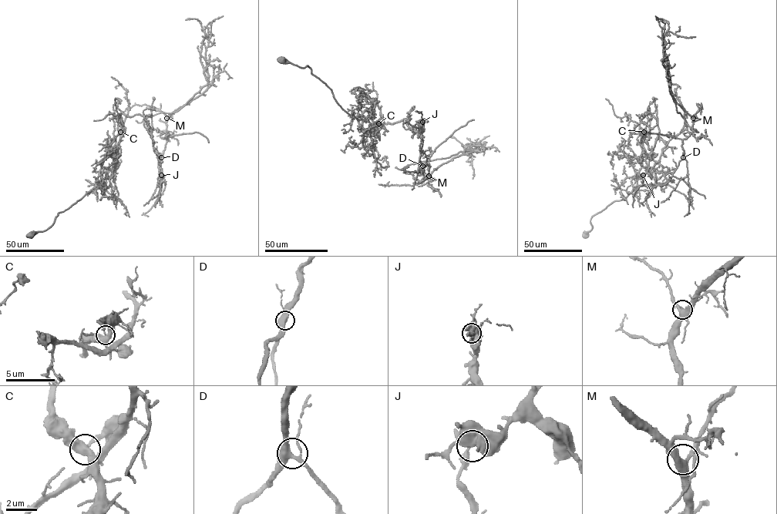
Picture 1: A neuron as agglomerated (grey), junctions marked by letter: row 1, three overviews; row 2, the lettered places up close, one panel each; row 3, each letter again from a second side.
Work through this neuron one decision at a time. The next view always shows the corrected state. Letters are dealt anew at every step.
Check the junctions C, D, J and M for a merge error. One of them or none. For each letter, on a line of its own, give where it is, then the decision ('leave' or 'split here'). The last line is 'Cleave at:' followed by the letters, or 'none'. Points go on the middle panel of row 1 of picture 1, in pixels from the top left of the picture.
C: place (378, 123); leave
D: place (422, 166); leave
J: place (422, 122); split here
M: place (428, 176); leave
Cleave at: J

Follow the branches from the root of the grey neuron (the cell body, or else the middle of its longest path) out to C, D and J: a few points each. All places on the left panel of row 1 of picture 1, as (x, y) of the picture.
C: (31, 235), (47, 230), (58, 213), (68, 209), (93, 187), (109, 143), (120, 132)
D: (31, 235), (47, 230), (95, 184), (121, 132), (122, 112), (148, 122), (160, 186), (161, 157)
J: (31, 235), (47, 230), (95, 184), (121, 132), (122, 112), (148, 122), (161, 175)

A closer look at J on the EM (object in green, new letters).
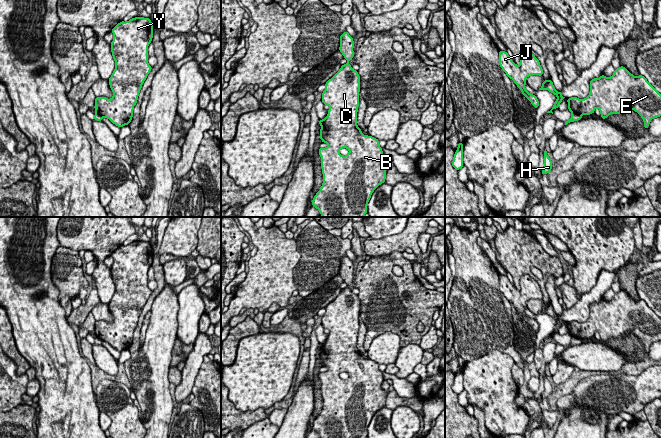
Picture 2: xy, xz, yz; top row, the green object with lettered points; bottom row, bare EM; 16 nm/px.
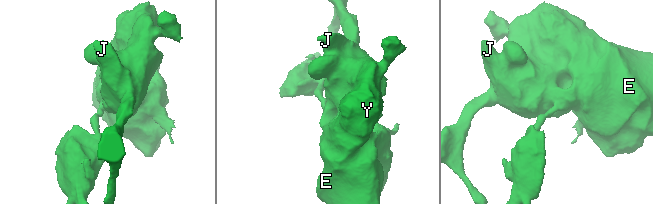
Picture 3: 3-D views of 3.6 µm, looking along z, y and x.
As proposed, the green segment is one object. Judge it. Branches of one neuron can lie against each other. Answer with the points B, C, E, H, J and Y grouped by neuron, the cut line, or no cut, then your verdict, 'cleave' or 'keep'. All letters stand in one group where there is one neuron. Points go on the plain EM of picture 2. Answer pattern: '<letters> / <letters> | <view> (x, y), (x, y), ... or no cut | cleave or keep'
B C E J Y / H | yz (571, 336), (580, 339) | cleave

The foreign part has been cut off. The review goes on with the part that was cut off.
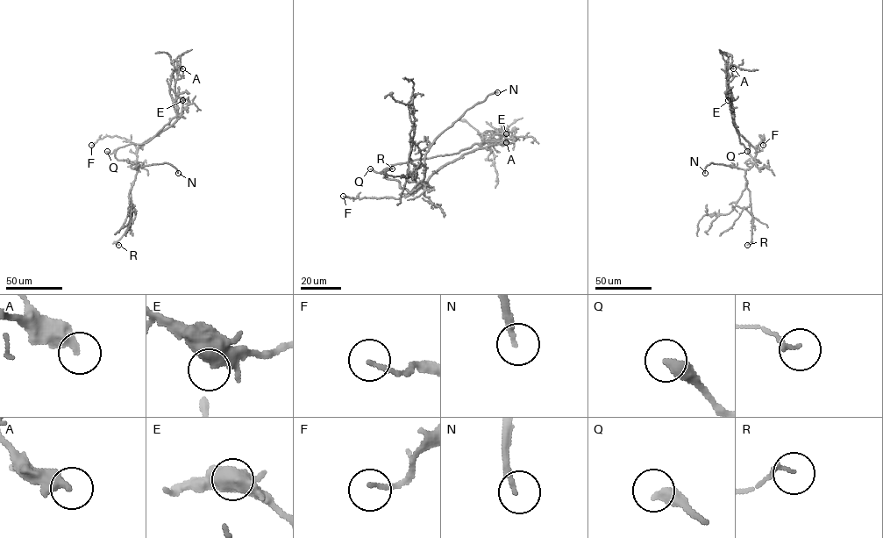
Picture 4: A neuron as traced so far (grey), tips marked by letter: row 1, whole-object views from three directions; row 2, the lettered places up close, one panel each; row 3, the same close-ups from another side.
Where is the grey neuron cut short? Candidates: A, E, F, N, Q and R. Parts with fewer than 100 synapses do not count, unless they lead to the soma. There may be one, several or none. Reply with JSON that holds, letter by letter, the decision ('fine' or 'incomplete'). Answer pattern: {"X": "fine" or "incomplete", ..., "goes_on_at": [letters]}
{"A": "fine", "E": "fine", "F": "fine", "N": "incomplete", "Q": "incomplete", "R": "fine", "goes_on_at": ["N", "Q"]}

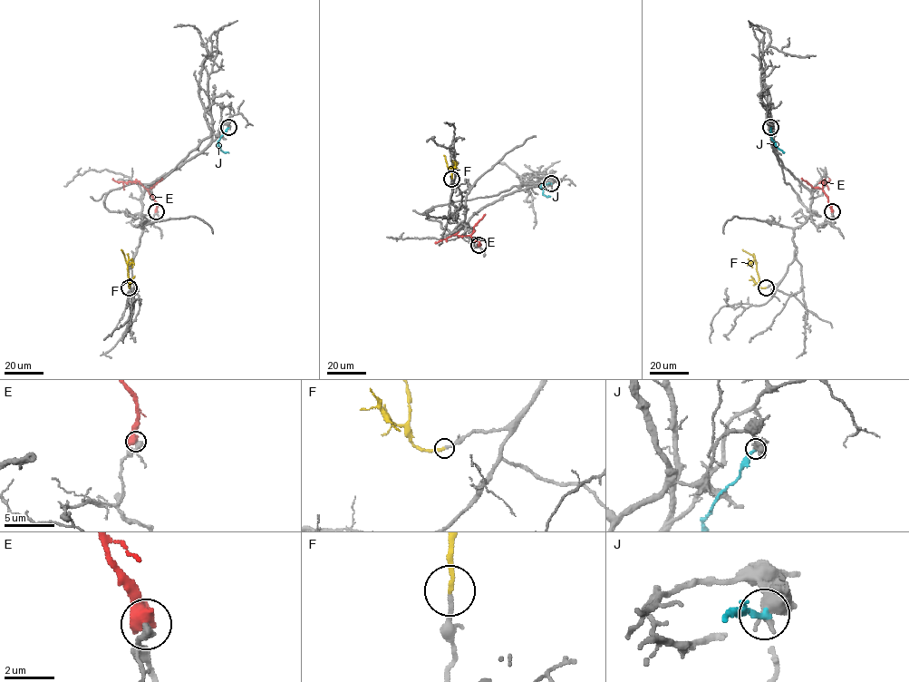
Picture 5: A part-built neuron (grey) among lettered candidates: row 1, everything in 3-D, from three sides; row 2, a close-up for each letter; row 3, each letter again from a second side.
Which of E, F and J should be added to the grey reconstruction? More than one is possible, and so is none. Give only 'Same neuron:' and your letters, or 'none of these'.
Same neuron: F

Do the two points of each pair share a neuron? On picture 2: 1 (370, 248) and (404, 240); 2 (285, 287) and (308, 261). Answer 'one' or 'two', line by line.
1: one
2: two

